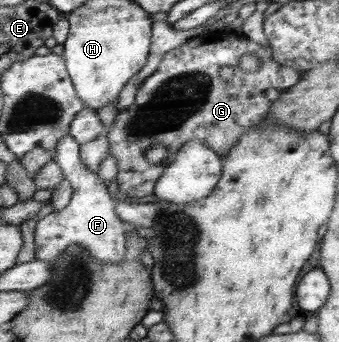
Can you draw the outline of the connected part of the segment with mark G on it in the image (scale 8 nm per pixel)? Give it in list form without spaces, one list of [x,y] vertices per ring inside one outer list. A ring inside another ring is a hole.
[[[201,34],[171,49],[160,61],[157,70],[138,88],[134,104],[118,113],[112,127],[106,132],[106,139],[110,143],[110,155],[116,157],[116,165],[118,165],[118,173],[115,179],[119,190],[131,198],[144,197],[154,192],[157,180],[165,170],[165,163],[150,166],[144,158],[144,153],[146,153],[148,147],[158,145],[158,143],[164,143],[168,147],[168,160],[166,162],[172,162],[182,150],[184,144],[192,142],[192,140],[200,140],[206,148],[210,148],[222,157],[228,155],[232,146],[236,145],[236,142],[250,128],[262,123],[266,113],[270,111],[272,103],[265,97],[265,91],[270,88],[278,91],[290,89],[290,87],[294,87],[296,83],[300,82],[302,77],[301,71],[276,63],[272,59],[271,48],[262,48],[256,42],[249,39],[240,39],[236,35],[226,35],[226,37],[206,35],[204,37]],[[245,53],[253,53],[253,55],[259,57],[261,64],[255,72],[237,69],[239,59]],[[224,65],[235,69],[232,80],[223,80],[220,77],[218,70]]]

